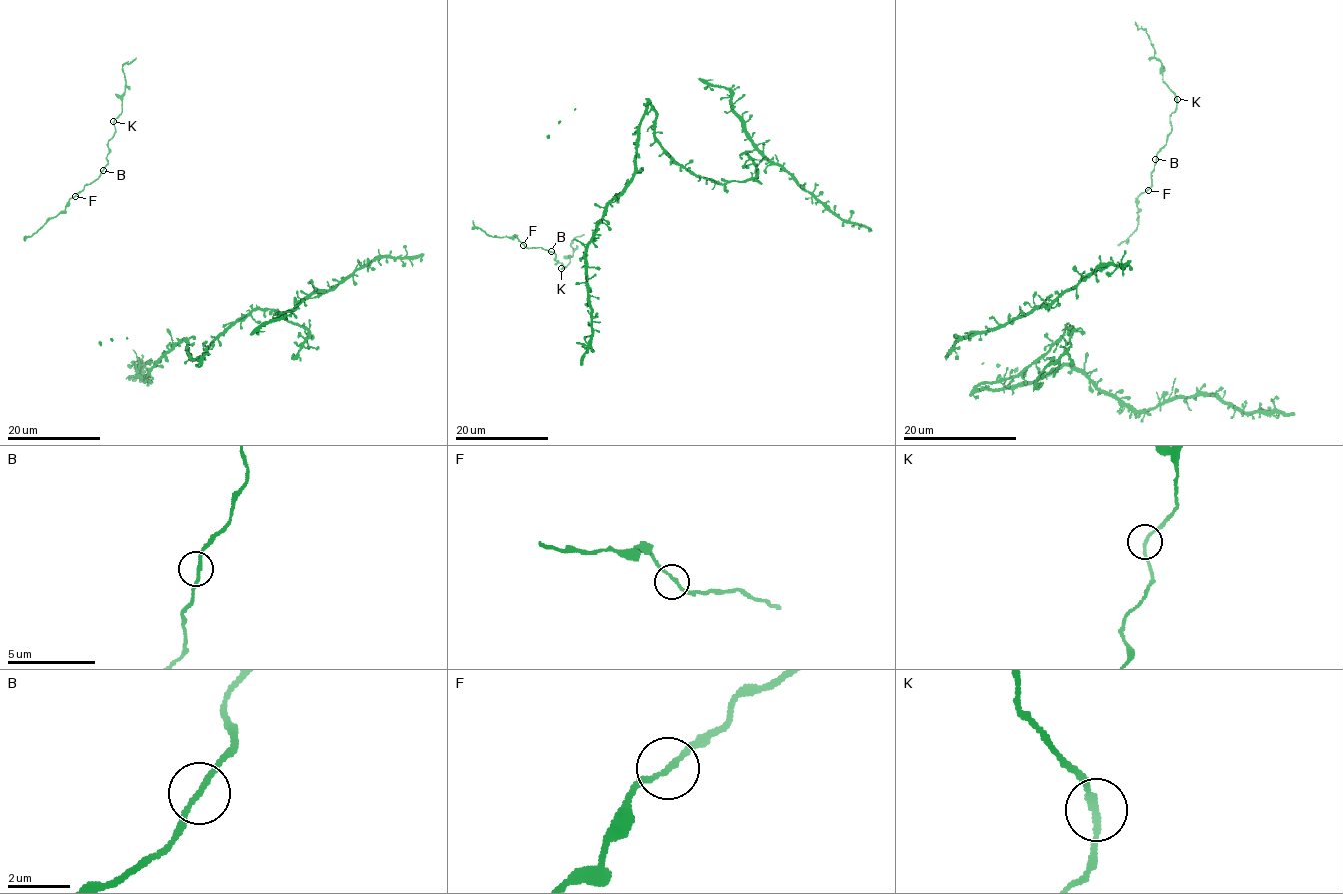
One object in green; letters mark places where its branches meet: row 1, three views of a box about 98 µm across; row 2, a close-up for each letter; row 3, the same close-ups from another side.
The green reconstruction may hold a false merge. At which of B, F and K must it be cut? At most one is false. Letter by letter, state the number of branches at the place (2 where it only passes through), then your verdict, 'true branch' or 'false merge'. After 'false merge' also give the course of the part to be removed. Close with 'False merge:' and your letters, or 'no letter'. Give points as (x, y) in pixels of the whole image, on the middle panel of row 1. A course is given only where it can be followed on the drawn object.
B: branches 2; true branch
F: branches 2; true branch
K: branches 2; true branch
False merge: no letter

